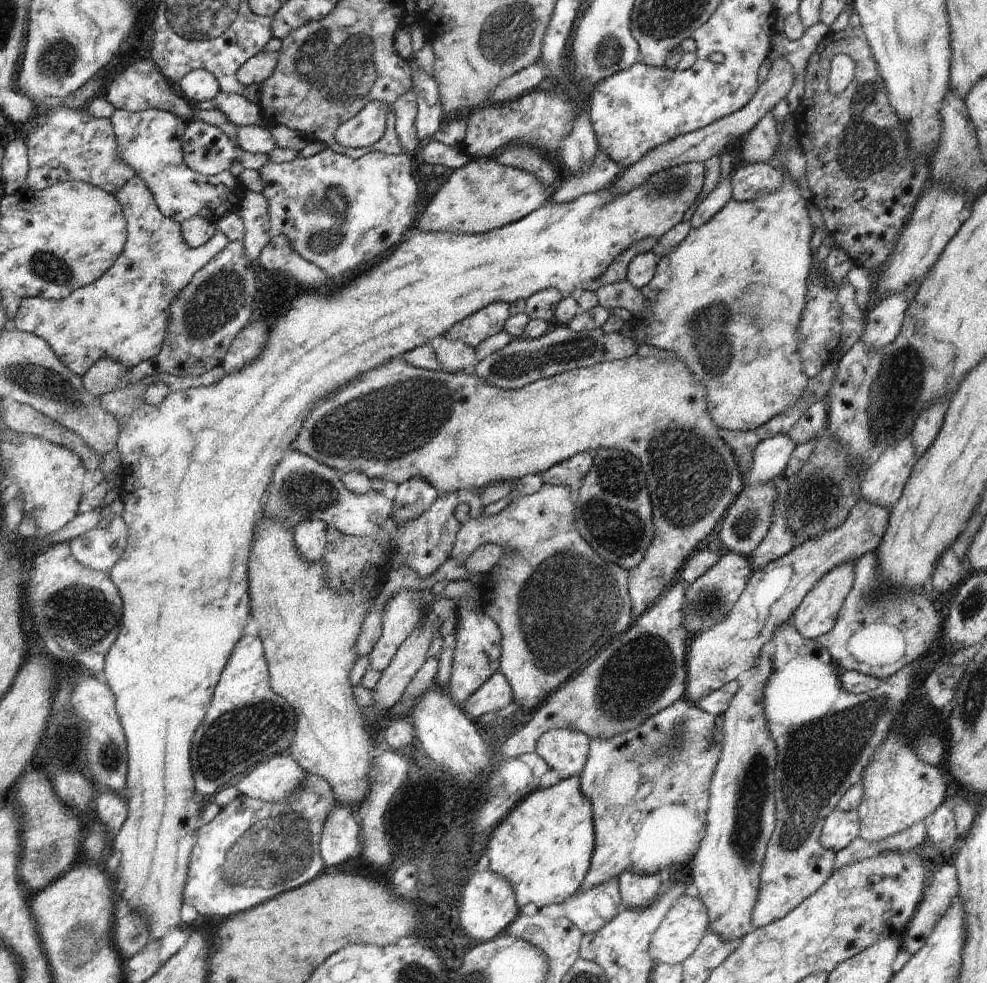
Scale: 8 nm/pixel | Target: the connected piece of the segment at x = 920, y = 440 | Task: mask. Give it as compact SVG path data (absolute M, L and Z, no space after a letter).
M937 399L935 403L925 407L920 414L917 414L911 436L918 459L938 436L948 407L948 399Z

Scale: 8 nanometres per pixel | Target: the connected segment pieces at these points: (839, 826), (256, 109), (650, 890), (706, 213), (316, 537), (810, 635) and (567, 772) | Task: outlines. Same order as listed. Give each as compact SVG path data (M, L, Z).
M834 809L827 817L819 836L820 844L834 854L845 849L859 836L859 816L857 810Z
M219 89L218 94L213 98L215 108L225 113L230 122L238 127L244 125L269 126L269 122L262 114L260 106L250 102L243 94L227 93Z
M624 871L617 881L621 904L625 910L648 907L656 895L663 890L659 875L635 875L630 871Z
M730 176L719 180L716 187L700 202L692 212L691 226L697 227L708 222L717 212L720 212L732 199Z
M306 518L294 528L294 540L299 555L308 563L320 561L325 553L326 523L324 521Z
M856 560L843 562L828 571L817 583L808 591L808 594L802 599L800 606L793 613L795 629L805 639L817 639L820 635L826 634L834 628L838 613L842 608L844 599L848 596L854 582L854 569Z
M550 729L536 741L535 753L556 770L561 781L580 776L585 767L591 738L570 729Z

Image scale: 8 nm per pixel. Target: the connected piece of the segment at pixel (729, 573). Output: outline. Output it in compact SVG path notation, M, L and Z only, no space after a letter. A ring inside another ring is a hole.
M726 551L726 554L720 552L718 562L706 574L688 585L685 599L689 611L685 612L686 616L683 622L686 630L697 635L707 631L716 623L722 622L725 615L729 613L729 610L744 592L746 583L753 573L754 570L752 570L751 562L747 556L728 551Z

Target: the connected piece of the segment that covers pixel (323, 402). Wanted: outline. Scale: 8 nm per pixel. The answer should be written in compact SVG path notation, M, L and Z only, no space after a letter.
M639 348L639 351L622 360L598 363L587 369L574 369L509 391L487 383L484 378L480 378L474 373L446 373L422 370L406 364L399 357L392 358L385 365L376 367L364 374L364 376L360 376L355 381L344 385L335 393L328 395L325 399L320 399L315 404L315 408L311 410L310 416L303 422L300 432L291 442L289 448L308 455L316 462L325 464L337 472L343 472L344 474L352 471L361 472L369 479L389 479L398 485L414 477L421 478L428 481L440 493L453 493L462 489L483 490L486 486L499 480L515 482L526 475L541 474L551 466L567 461L575 454L584 453L584 450L588 450L588 448L590 450L618 449L629 452L641 462L642 468L646 471L647 486L648 490L652 490L650 498L652 498L652 506L654 506L652 522L655 531L652 542L644 553L642 562L629 571L627 578L628 592L632 606L634 606L634 608L631 608L631 614L633 618L638 618L678 578L683 562L706 542L714 528L716 528L718 520L722 518L722 515L725 514L728 507L735 501L735 498L744 490L746 485L744 484L743 475L736 464L736 459L733 457L732 449L727 445L727 442L724 442L723 438L720 438L720 428L712 420L706 408L707 393L705 392L705 386L696 381L690 369L676 356L672 356L670 351L668 351L668 358L664 362L656 358L656 351L653 349L642 350Z

